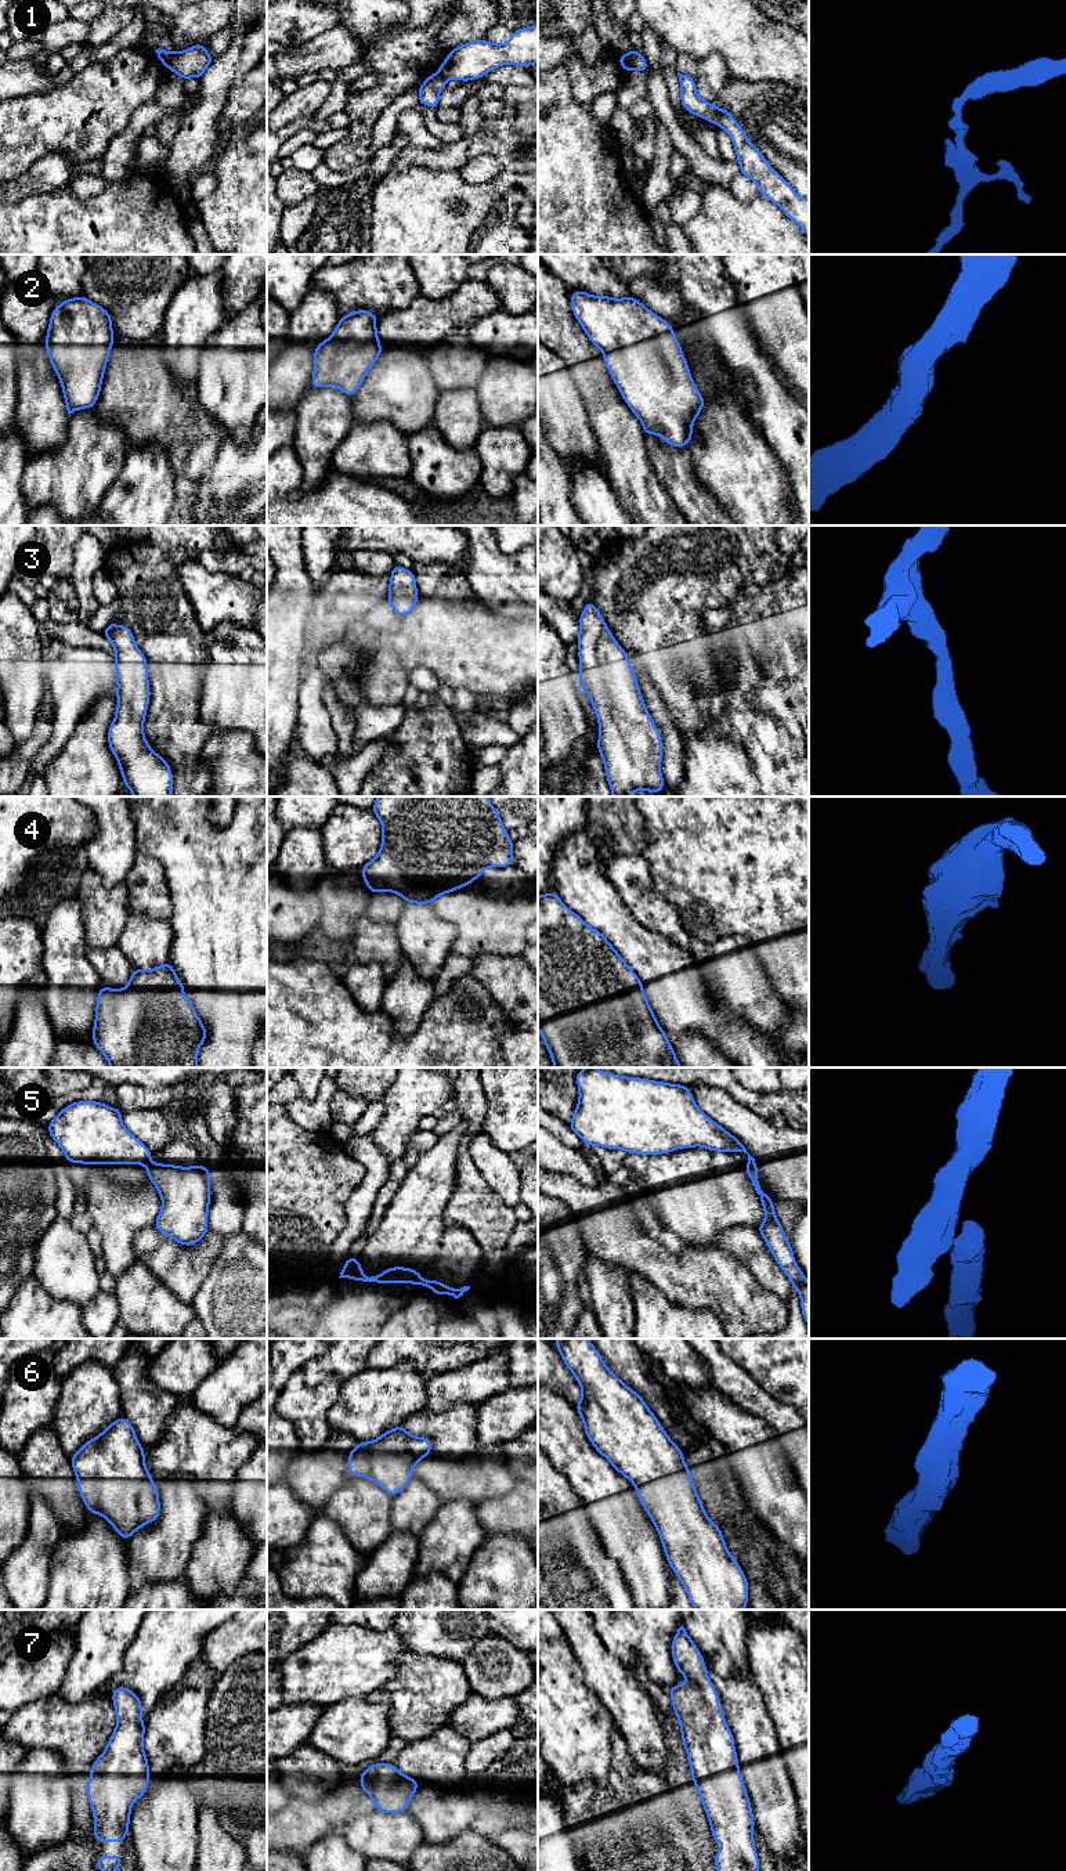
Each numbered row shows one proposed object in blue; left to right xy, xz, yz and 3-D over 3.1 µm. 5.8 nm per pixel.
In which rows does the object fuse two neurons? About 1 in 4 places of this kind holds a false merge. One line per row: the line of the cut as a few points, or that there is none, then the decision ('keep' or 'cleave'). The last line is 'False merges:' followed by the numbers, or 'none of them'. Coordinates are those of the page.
1: cut yz (627, 54), (633, 68); cleave
2: cut none; keep
3: cut none; keep
4: cut none; keep
5: cut xz (419, 1278), (421, 1285); cleave
6: cut none; keep
7: cut none; keep
False merges: 1, 5

